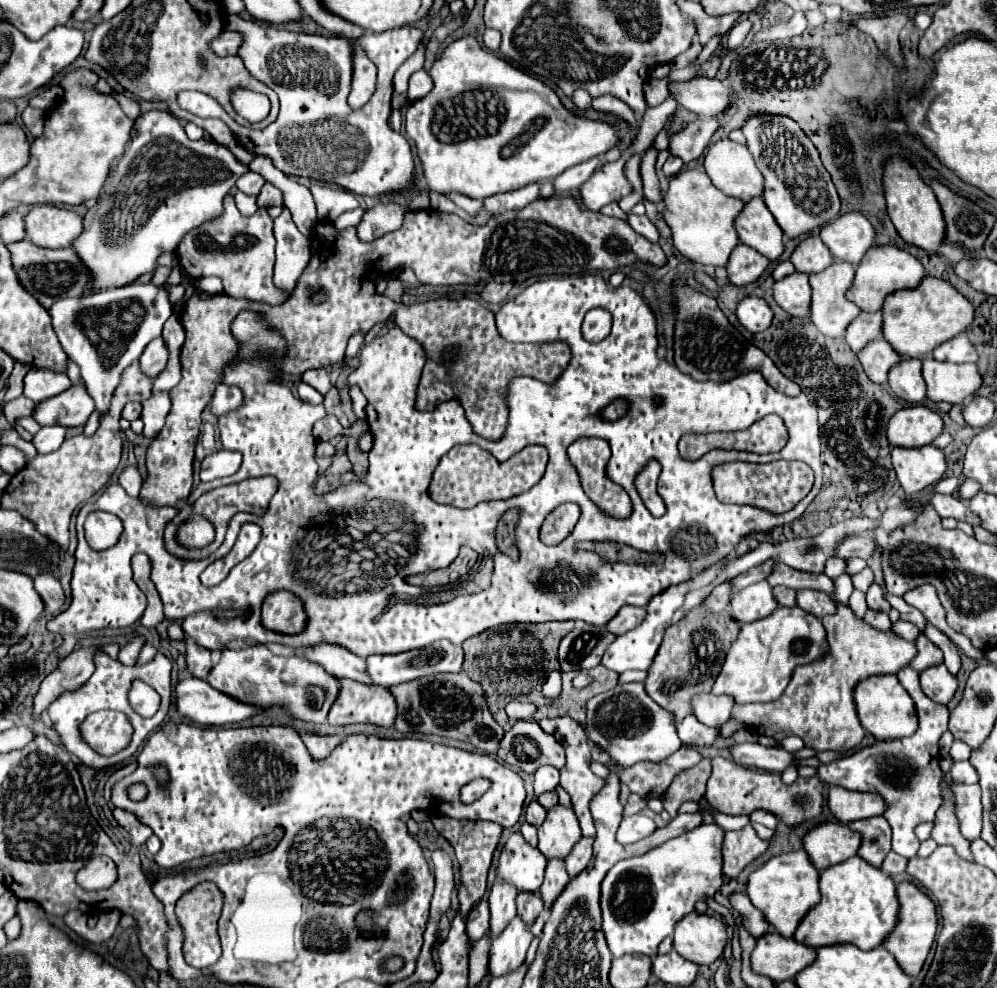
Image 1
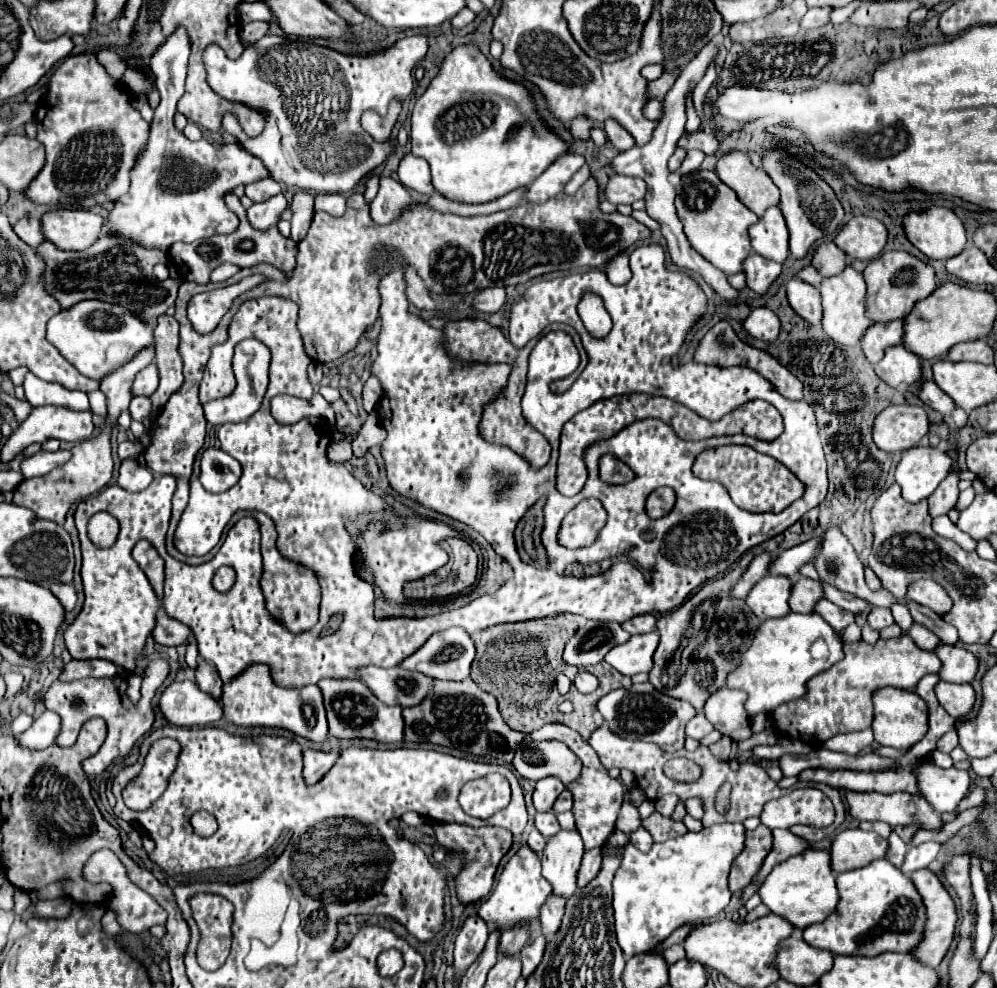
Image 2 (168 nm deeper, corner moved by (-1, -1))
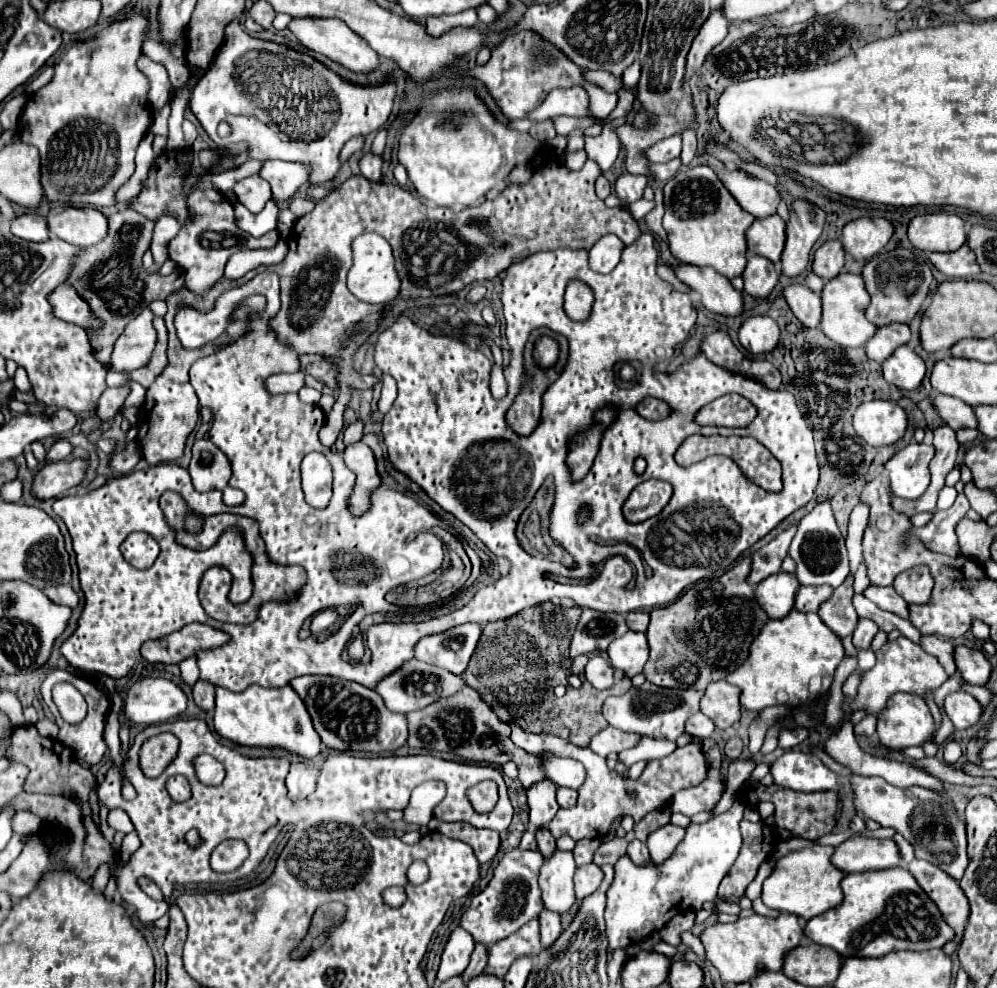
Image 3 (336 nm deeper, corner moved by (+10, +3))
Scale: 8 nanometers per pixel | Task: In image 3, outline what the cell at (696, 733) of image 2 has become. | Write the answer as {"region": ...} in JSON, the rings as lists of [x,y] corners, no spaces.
{"region":[[[703,713],[691,715],[691,717],[687,719],[687,723],[685,723],[685,731],[687,731],[689,735],[701,737],[701,739],[703,739],[703,737],[711,737],[713,729],[715,729],[713,721],[711,721],[709,717],[705,717]]]}

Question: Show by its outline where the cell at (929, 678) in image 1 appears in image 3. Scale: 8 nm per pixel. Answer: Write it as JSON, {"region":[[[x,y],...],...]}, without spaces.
{"region":[[[965,691],[949,693],[943,701],[943,709],[957,729],[973,727],[981,717],[981,705],[975,697]]]}

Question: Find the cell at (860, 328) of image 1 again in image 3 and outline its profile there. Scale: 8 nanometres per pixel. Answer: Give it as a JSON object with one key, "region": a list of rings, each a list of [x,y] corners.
{"region":[[[891,323],[889,327],[879,327],[873,339],[869,339],[869,343],[865,343],[863,349],[869,355],[869,359],[881,363],[893,353],[893,349],[897,349],[899,345],[905,345],[909,339],[911,339],[909,325]]]}

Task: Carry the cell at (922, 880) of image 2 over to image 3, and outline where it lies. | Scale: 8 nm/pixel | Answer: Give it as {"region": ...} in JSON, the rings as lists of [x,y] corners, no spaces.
{"region":[[[913,859],[909,863],[909,873],[915,877],[919,887],[933,899],[933,903],[937,903],[937,909],[941,911],[945,923],[949,923],[955,929],[955,937],[949,943],[945,943],[945,947],[941,947],[945,955],[951,955],[963,937],[965,921],[969,917],[967,897],[963,895],[955,879],[945,875],[939,867],[931,865],[929,861]]]}

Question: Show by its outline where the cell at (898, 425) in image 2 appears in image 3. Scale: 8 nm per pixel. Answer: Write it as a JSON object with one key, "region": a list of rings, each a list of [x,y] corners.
{"region":[[[867,401],[855,411],[853,427],[871,447],[897,443],[907,429],[907,413],[891,401]]]}

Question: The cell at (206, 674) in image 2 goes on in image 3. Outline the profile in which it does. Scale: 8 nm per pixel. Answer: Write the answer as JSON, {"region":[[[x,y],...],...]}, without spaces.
{"region":[[[199,679],[193,685],[193,699],[203,711],[211,711],[215,707],[215,687],[211,683],[205,683],[203,679]]]}

